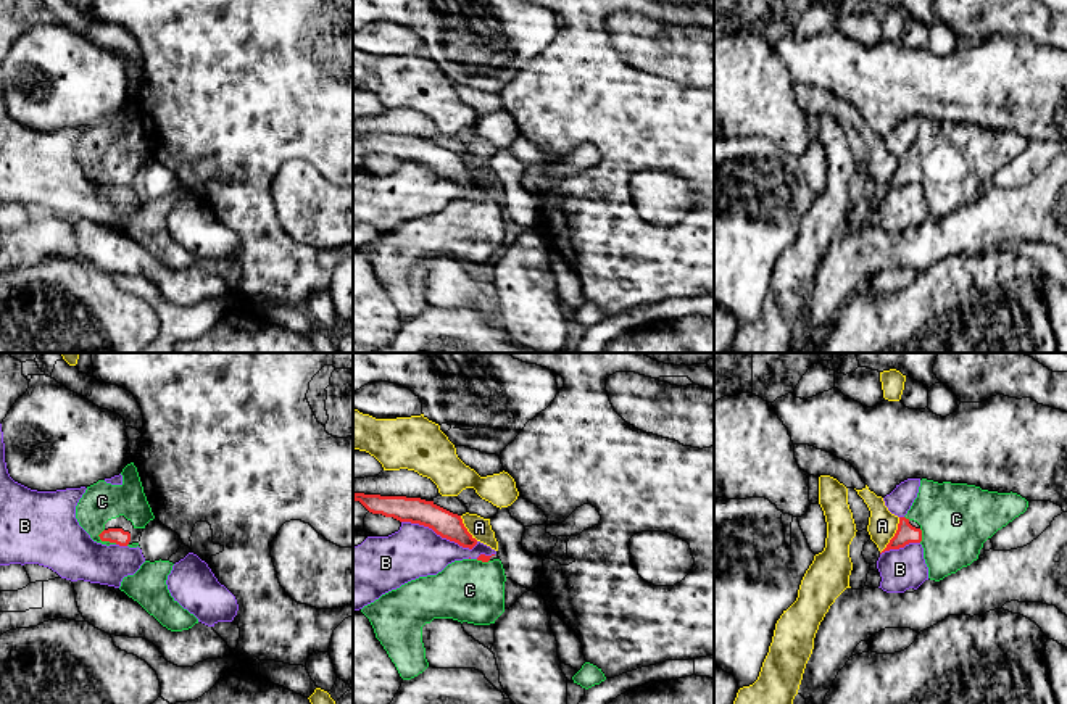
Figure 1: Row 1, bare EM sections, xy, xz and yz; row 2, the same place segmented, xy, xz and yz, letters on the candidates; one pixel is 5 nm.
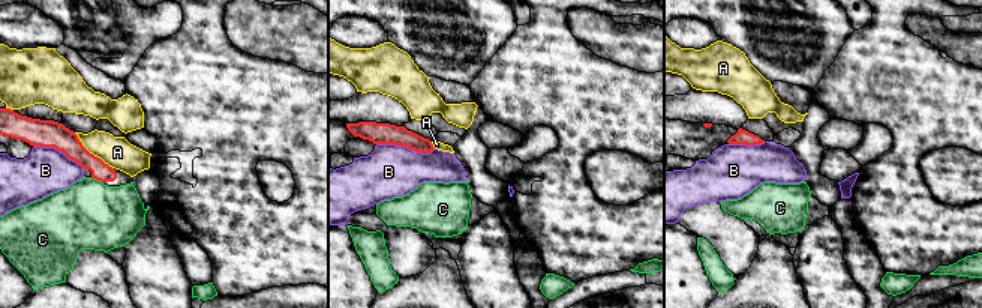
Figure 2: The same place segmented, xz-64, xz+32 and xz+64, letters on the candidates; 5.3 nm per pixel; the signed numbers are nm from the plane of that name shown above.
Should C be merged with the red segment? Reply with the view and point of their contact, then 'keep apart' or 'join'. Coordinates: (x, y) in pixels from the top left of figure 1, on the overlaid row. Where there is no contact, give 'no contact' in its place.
xy (107, 540) | join

